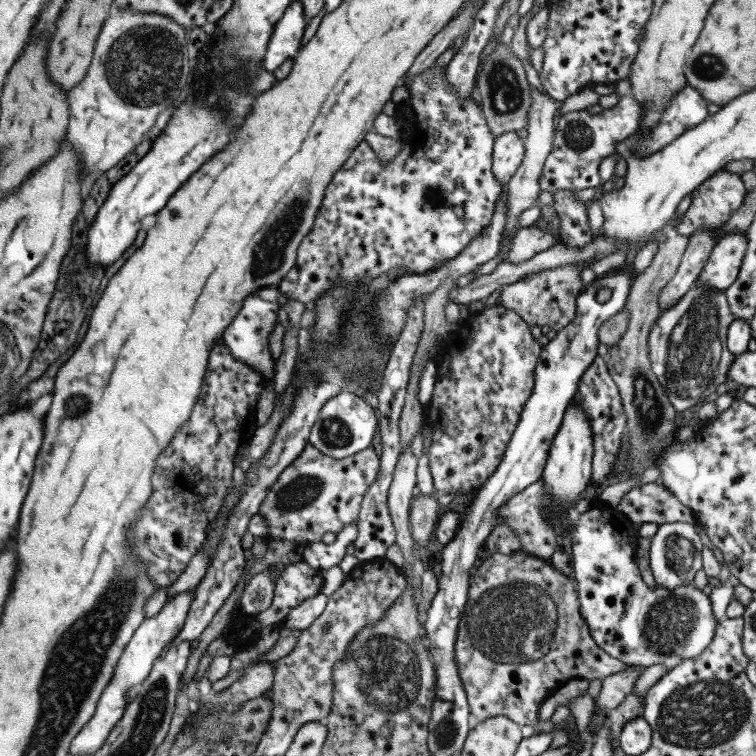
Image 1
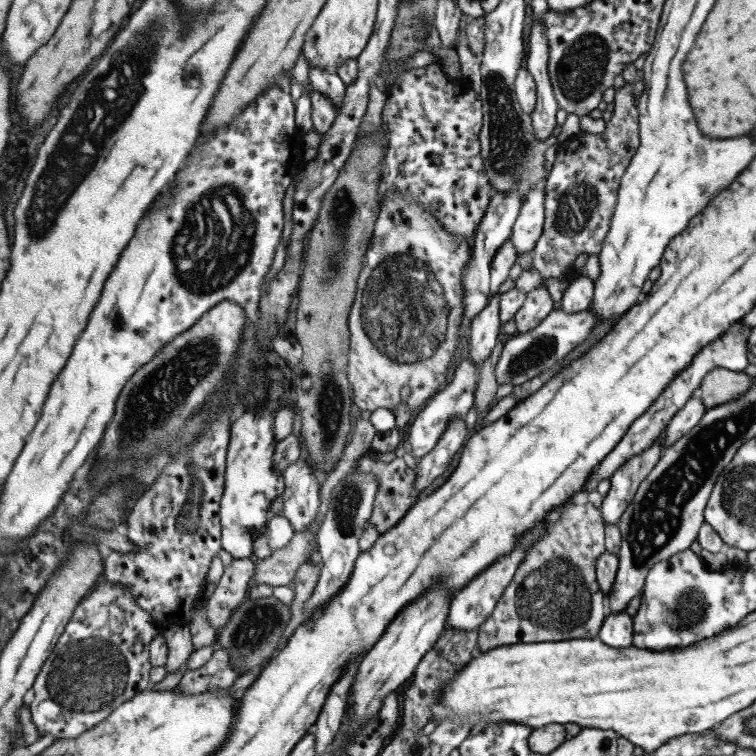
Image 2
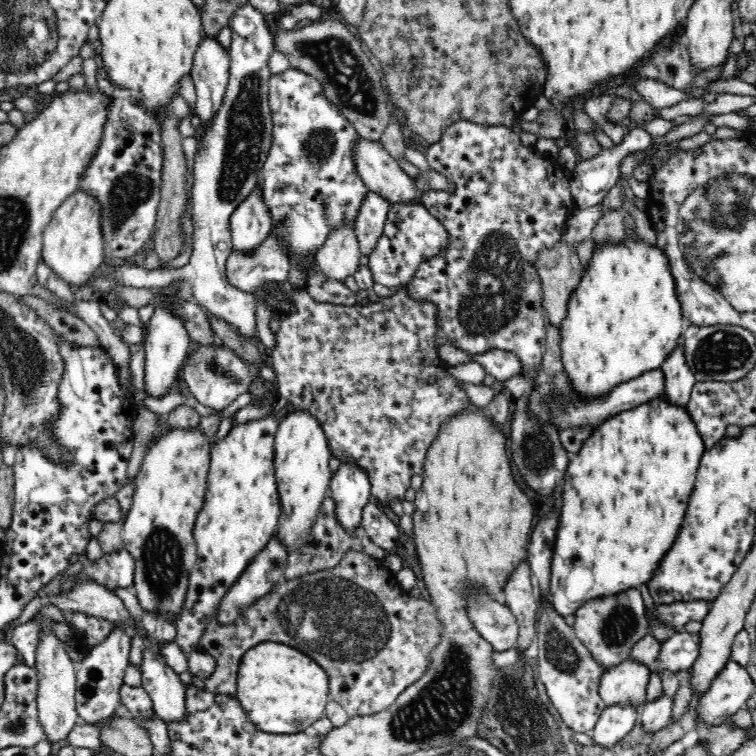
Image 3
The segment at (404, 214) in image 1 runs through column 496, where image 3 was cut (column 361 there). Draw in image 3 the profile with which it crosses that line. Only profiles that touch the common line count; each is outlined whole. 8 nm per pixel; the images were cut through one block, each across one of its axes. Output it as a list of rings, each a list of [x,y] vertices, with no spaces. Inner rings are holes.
[[[292,67],[270,77],[269,107],[273,120],[272,144],[257,186],[272,213],[273,226],[279,226],[281,236],[289,244],[289,256],[310,250],[317,252],[326,240],[326,234],[330,234],[342,218],[355,222],[362,198],[368,192],[368,187],[354,169],[352,159],[352,142],[359,134],[322,95],[322,85],[308,73]]]

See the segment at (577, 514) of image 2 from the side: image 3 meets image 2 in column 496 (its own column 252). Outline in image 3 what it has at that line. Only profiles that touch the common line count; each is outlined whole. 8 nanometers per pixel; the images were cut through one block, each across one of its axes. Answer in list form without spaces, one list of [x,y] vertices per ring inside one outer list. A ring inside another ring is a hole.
[[[347,550],[334,568],[276,582],[268,594],[242,608],[240,614],[226,625],[218,622],[220,607],[221,600],[198,638],[199,650],[206,651],[216,662],[214,672],[203,679],[206,690],[235,697],[242,655],[261,642],[279,642],[310,654],[310,658],[326,671],[328,698],[342,706],[349,718],[376,714],[392,706],[404,690],[425,675],[433,648],[442,638],[441,622],[433,603],[410,596],[383,559],[354,550]]]

